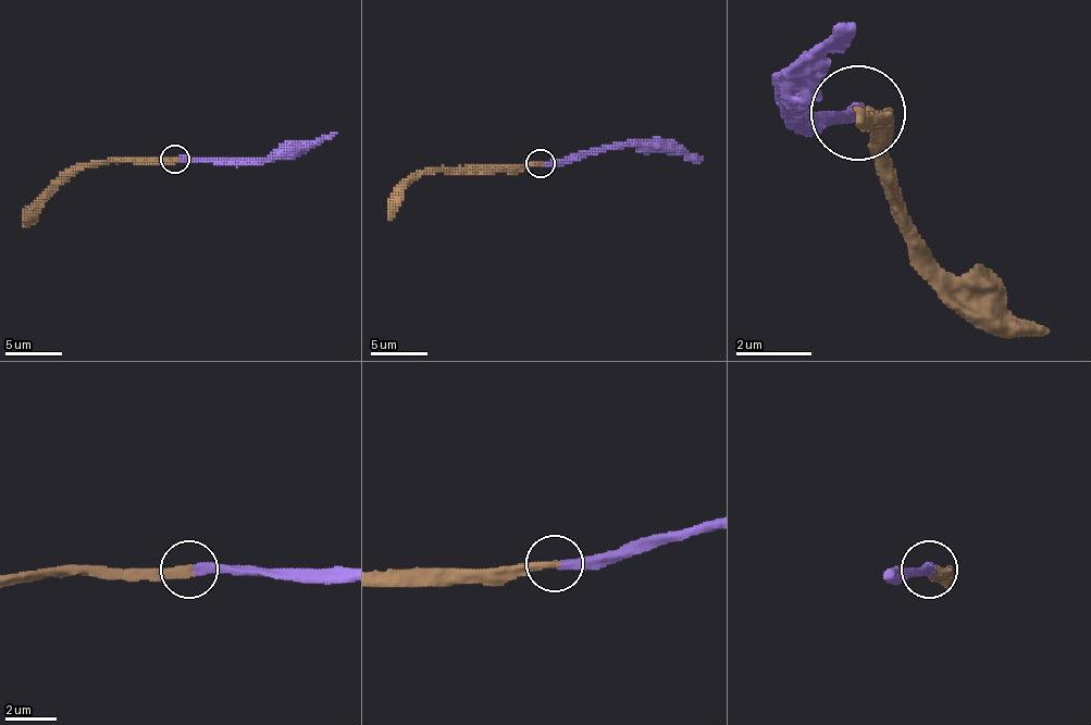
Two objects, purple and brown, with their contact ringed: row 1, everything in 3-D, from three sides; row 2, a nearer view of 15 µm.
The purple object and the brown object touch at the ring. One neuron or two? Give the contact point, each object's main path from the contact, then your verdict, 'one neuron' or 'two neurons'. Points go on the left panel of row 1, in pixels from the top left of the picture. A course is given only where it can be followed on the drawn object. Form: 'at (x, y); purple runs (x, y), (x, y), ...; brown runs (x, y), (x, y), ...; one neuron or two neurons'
at (175, 159); purple runs (174, 159), (294, 159), (336, 133); brown runs (174, 159), (77, 164), (37, 203), (23, 226); one neuron

